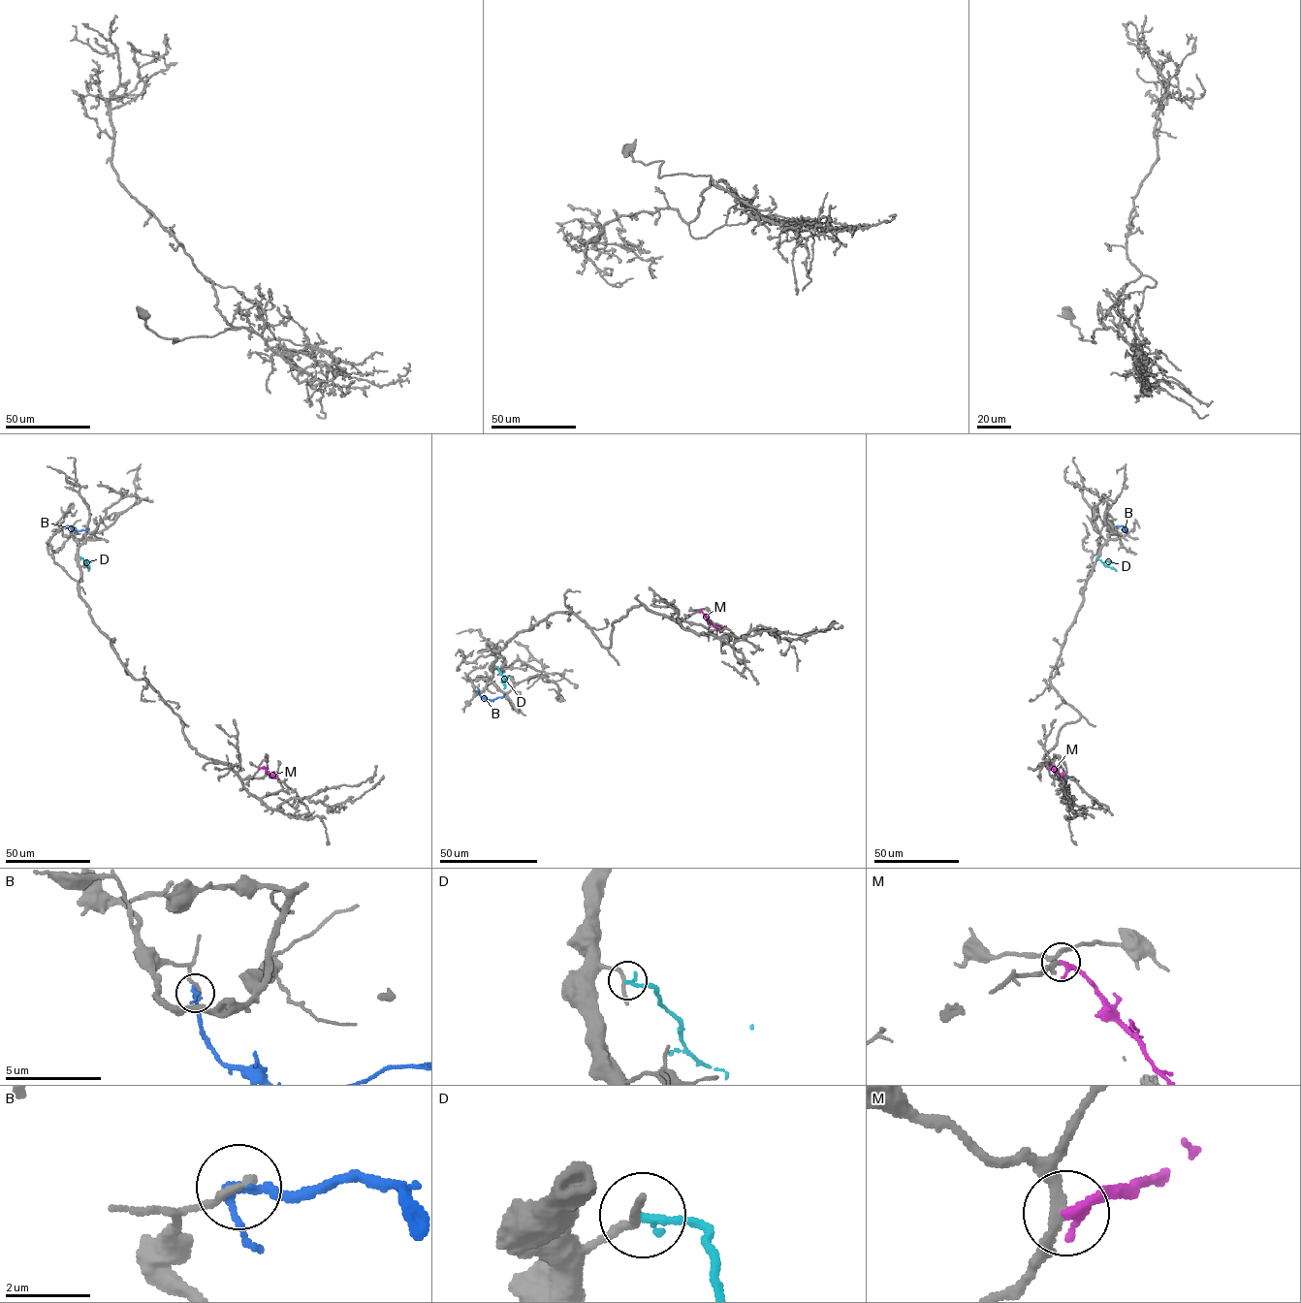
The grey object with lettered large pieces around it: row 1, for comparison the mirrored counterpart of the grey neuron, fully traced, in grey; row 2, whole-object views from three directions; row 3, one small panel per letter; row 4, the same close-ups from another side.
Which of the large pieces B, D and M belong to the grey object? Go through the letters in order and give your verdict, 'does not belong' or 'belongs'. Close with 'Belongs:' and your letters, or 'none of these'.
B: does not belong
D: does not belong
M: does not belong
Belongs: none of these

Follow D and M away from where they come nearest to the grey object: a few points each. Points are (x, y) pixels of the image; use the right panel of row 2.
D: (1096, 557), (1108, 566), (1109, 561), (1104, 561)
M: (1048, 769), (1053, 768), (1063, 778)

